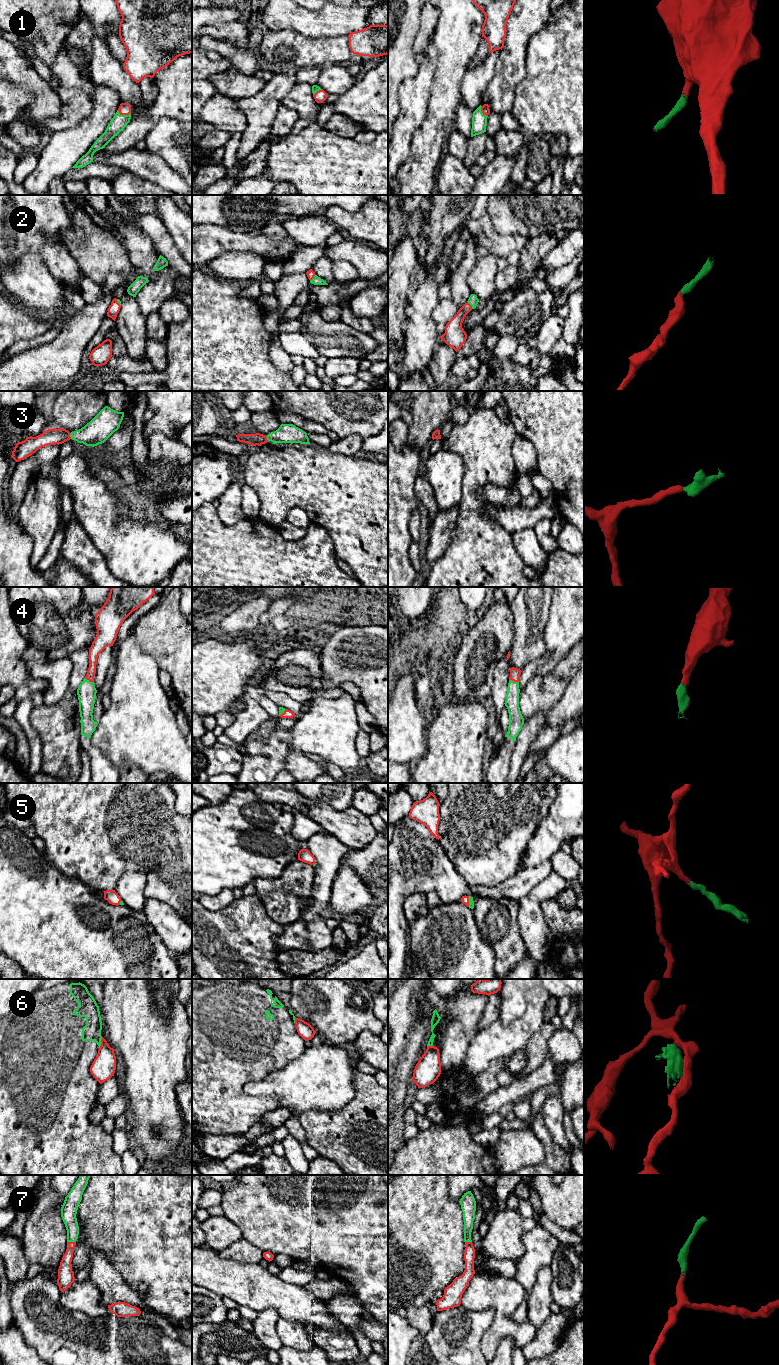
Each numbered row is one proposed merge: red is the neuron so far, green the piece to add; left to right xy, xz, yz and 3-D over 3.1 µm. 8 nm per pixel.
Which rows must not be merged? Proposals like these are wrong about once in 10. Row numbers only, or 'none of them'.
6

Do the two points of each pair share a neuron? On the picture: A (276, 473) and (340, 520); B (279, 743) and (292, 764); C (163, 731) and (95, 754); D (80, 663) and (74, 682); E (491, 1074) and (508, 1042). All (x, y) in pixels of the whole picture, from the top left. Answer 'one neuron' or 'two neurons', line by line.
A: one neuron
B: two neurons
C: two neurons
D: one neuron
E: two neurons

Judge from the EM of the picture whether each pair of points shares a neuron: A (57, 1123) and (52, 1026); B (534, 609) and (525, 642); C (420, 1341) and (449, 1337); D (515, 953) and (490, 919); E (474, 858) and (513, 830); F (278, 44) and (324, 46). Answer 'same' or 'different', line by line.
A: same
B: same
C: different
D: same
E: same
F: same

